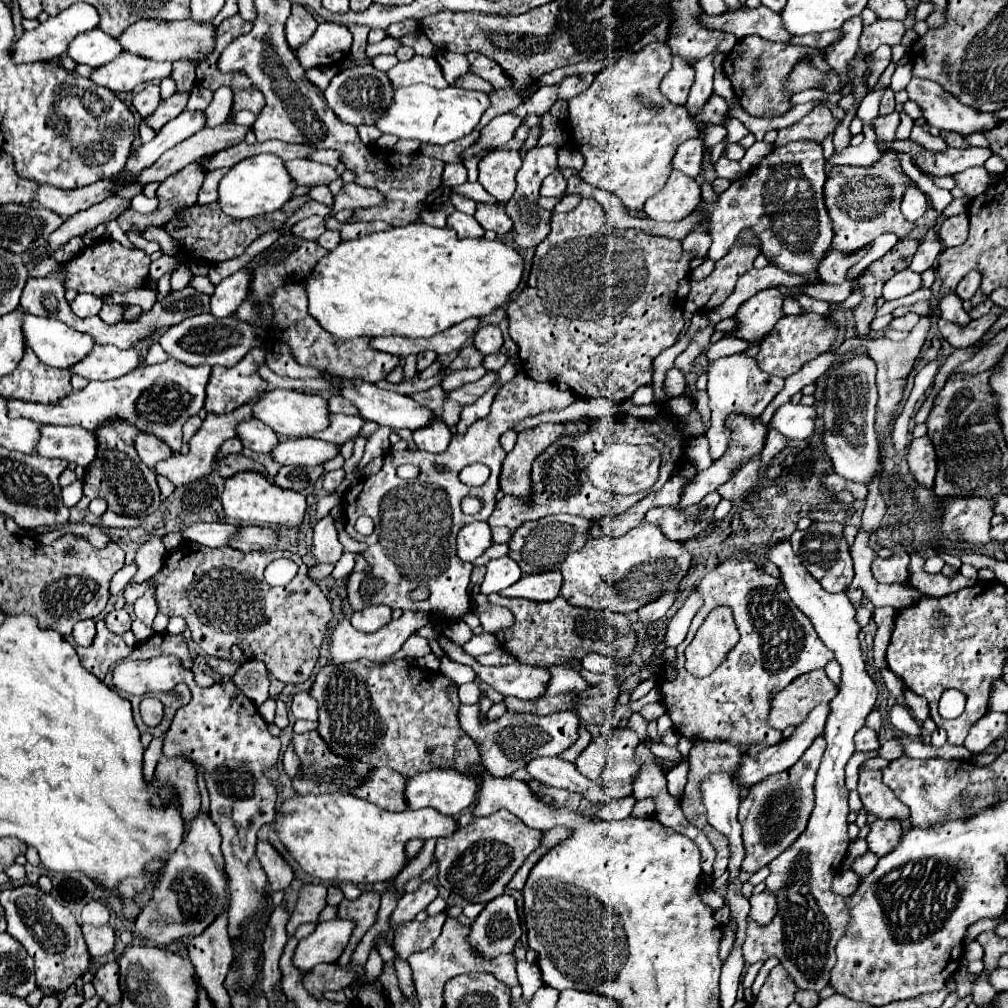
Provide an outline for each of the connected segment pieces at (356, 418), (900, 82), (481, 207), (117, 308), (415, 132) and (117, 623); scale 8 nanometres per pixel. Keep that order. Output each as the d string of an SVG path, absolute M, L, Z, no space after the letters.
M341 413L331 415L331 425L323 433L317 433L315 437L343 445L345 441L355 439L359 435L363 423L365 423L365 419L361 415L341 415Z
M903 58L897 62L897 67L890 83L890 88L894 92L905 90L912 79L912 67L913 65L909 58Z
M479 203L475 219L481 223L483 229L491 229L499 235L505 235L513 229L511 217L505 213L501 205L489 205L489 203Z
M105 303L99 317L109 323L109 325L115 325L119 319L121 319L121 305L115 305L115 303Z
M413 85L413 87L395 89L395 103L385 113L385 117L377 121L377 127L383 133L397 135L399 139L417 139L419 143L447 145L477 129L489 105L491 99L483 91L469 91L461 87L435 89L429 85Z
M117 609L117 611L111 611L105 615L105 625L111 633L123 635L125 631L131 629L131 617L125 609Z

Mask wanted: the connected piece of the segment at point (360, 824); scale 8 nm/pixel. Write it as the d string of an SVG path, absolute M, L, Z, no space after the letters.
M349 793L295 795L283 801L275 829L301 869L323 881L383 883L395 879L409 861L406 843L395 833L395 811L377 809Z

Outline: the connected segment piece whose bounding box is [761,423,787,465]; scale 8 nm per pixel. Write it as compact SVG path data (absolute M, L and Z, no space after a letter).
M769 423L769 427L767 427L767 437L765 437L765 445L763 445L763 451L761 451L763 465L769 465L771 459L777 457L785 447L787 447L787 437L783 437L783 435Z

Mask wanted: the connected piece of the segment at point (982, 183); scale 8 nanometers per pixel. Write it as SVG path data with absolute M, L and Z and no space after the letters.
M971 167L971 169L965 169L961 173L955 173L953 175L957 187L961 191L965 191L965 195L976 197L979 193L983 193L983 189L987 189L987 171L983 167Z

